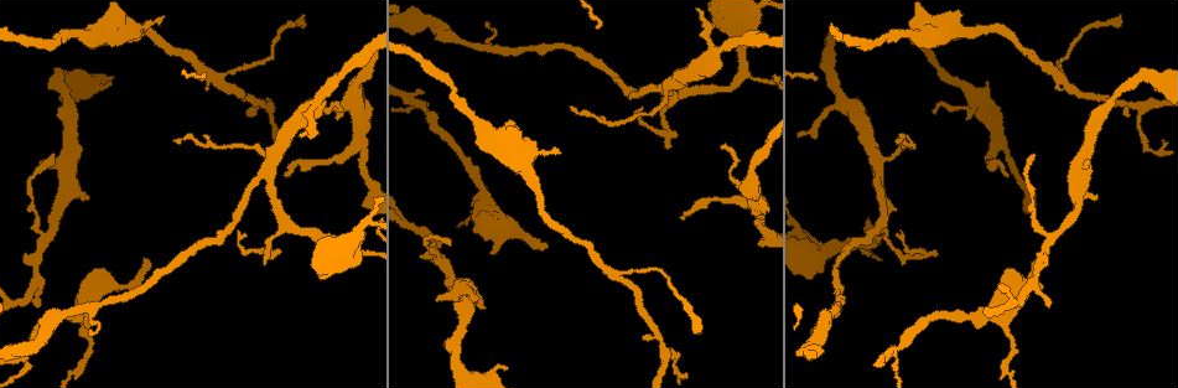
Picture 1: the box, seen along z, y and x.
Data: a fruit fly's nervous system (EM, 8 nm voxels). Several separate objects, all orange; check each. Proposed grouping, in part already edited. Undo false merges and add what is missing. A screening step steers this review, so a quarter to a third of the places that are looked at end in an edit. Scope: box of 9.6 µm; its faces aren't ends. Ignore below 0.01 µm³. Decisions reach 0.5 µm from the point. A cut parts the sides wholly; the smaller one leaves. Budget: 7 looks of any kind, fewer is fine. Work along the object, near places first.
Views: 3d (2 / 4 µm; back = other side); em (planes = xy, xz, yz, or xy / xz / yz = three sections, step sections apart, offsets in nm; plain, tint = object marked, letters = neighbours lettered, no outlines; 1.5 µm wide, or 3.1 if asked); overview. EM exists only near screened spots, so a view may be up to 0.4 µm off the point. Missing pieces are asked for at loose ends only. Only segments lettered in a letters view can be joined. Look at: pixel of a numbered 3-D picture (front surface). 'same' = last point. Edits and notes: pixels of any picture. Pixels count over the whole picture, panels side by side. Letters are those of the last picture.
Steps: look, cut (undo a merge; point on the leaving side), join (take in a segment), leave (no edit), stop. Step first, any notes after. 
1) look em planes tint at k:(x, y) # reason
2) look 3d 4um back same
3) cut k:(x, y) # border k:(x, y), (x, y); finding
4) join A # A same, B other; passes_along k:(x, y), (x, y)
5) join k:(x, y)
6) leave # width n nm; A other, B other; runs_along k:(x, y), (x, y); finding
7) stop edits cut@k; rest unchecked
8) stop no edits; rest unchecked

look em yz step 8 tint at 1:(544, 249) # free end

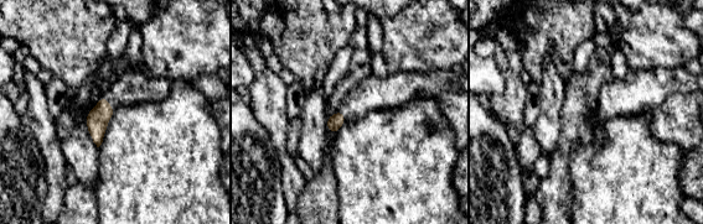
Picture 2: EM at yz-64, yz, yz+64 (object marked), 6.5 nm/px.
look em planes letters same # another direction

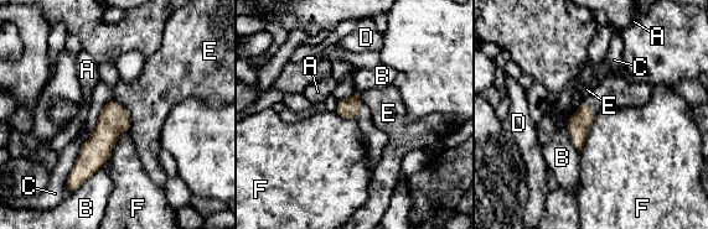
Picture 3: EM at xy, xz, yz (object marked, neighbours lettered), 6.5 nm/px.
leave # A other, B other, C other, D other, E other, F other; border 3:(128, 131), (119, 135), (103, 165); none of them fits

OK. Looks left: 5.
look em planes letters at 1:(437, 300) # branch stops here

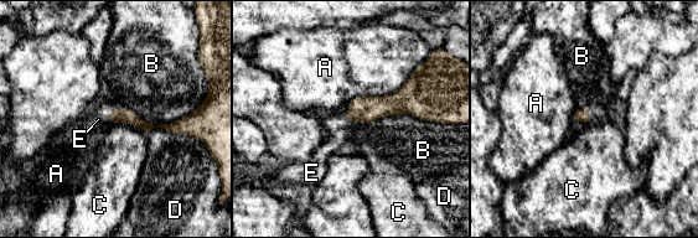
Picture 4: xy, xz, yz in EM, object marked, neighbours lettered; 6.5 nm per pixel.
join E # A other, B other, C other, D other, E same; the cell continues

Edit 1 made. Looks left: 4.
look em planes letters at 1:(111, 82) # free end

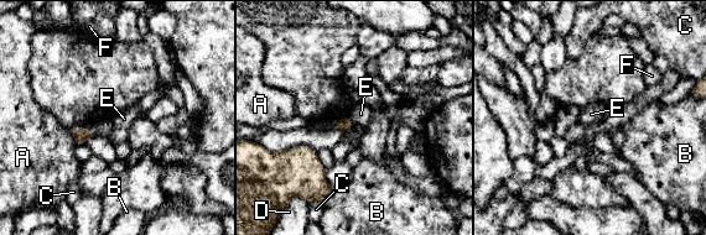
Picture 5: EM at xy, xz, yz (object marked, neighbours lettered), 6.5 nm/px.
leave # A other, B other, C other, D other, E other, F other; none of them fits

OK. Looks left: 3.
stop edits join@4; rest unchecked

